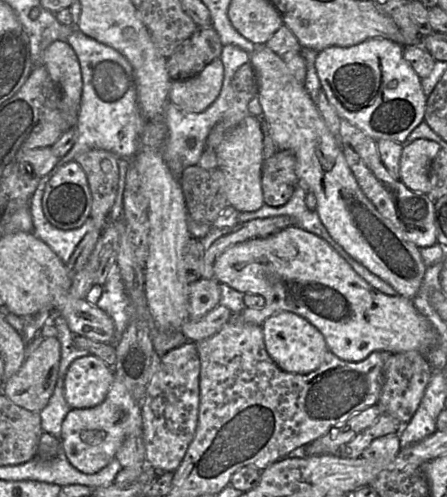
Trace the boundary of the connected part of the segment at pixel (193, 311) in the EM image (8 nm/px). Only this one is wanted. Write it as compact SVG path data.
M201 278L186 285L186 297L189 317L200 318L219 304L219 283L215 278Z

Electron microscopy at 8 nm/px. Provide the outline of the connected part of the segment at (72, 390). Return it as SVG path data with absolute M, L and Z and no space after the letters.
M88 354L77 358L63 377L64 398L71 409L91 408L101 404L115 380L113 366Z

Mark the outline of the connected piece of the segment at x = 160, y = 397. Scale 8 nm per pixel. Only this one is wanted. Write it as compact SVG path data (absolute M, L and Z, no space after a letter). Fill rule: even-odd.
M187 341L161 356L156 372L155 362L153 362L151 367L151 379L147 386L145 398L140 405L147 466L157 471L175 472L181 464L197 428L200 403L199 379L200 358L196 345L192 341Z

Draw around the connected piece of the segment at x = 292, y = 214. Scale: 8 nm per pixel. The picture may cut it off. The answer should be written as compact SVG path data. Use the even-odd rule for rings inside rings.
M297 183L294 194L285 205L280 207L263 205L260 209L253 212L241 213L238 216L238 222L241 224L254 219L288 216L292 219L294 223L293 226L323 238L339 254L345 253L342 248L330 237L318 214L315 211L311 211L307 207L305 197L308 191L308 187L299 186Z

